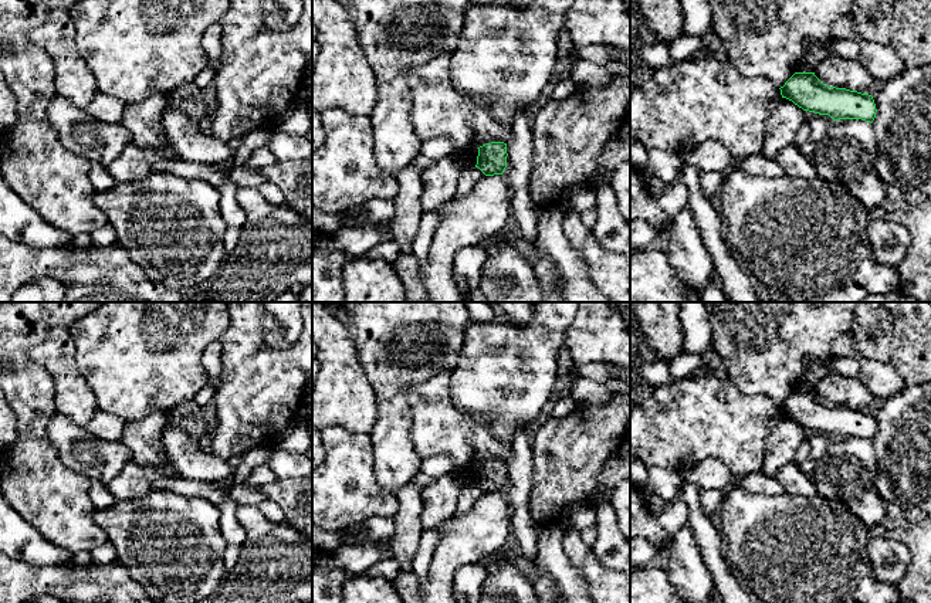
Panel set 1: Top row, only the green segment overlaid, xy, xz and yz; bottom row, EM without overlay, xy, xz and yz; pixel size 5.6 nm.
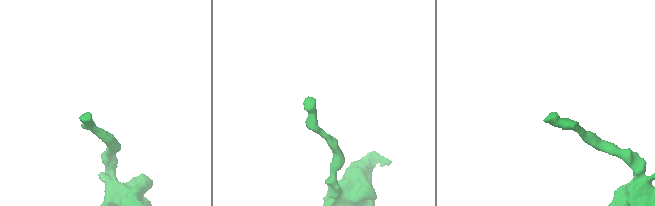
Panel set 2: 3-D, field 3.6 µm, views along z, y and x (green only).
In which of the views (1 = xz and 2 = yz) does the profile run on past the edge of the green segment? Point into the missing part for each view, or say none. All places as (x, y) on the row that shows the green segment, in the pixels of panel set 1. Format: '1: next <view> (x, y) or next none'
1: next none
2: next none

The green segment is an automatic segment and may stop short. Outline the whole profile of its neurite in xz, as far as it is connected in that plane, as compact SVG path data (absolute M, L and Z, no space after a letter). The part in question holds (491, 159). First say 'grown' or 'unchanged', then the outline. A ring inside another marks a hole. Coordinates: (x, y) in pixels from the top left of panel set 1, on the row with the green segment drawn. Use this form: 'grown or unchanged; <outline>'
unchanged; M491 142L478 148L477 165L485 176L502 175L507 167L507 143Z

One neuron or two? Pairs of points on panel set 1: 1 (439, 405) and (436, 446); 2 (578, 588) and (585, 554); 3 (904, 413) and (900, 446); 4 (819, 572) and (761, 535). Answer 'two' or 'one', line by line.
1: one
2: two
3: one
4: one

